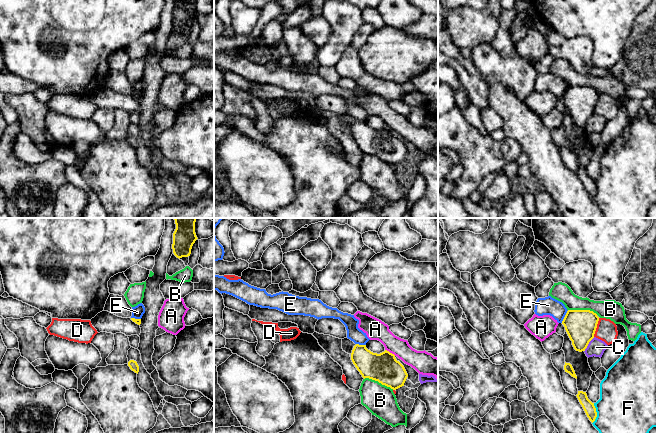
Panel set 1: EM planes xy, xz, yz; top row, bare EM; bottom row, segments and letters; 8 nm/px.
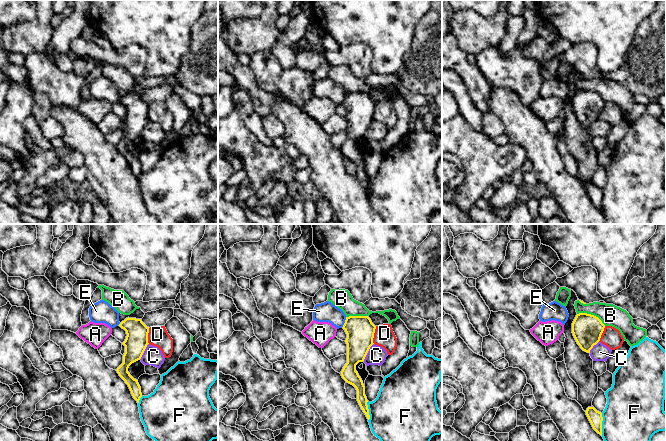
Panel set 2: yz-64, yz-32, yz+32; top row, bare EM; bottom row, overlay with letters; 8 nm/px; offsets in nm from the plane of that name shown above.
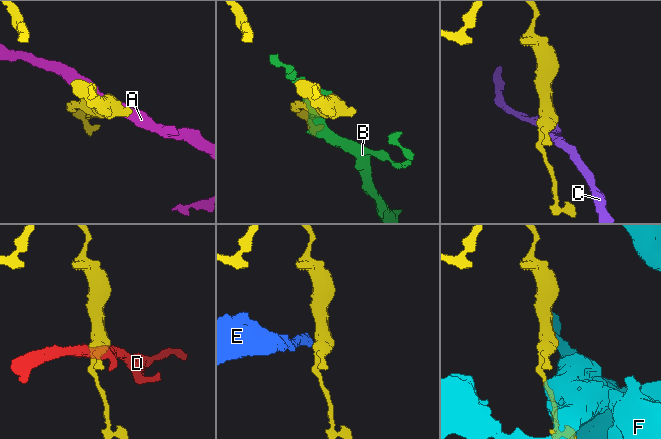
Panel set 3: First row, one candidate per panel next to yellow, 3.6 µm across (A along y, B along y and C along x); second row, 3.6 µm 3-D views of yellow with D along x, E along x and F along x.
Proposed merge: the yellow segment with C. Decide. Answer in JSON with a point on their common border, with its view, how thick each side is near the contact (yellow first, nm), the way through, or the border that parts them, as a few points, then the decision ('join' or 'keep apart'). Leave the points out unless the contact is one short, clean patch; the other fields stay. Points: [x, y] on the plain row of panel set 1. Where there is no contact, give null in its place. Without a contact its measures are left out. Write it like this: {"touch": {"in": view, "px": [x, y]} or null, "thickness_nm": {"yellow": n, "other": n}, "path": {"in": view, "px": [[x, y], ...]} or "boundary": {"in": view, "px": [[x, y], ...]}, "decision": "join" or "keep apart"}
{"touch": {"in": "yz", "px": [588, 119]}, "thickness_nm": {"yellow": 260, "other": 140}, "decision": "keep apart"}

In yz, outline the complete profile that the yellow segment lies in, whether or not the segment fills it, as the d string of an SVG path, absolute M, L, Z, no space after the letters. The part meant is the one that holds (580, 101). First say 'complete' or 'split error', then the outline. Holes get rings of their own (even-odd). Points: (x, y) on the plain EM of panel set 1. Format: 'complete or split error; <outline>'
complete; M568 86L562 100L576 127L585 127L594 114L599 93L590 86Z

